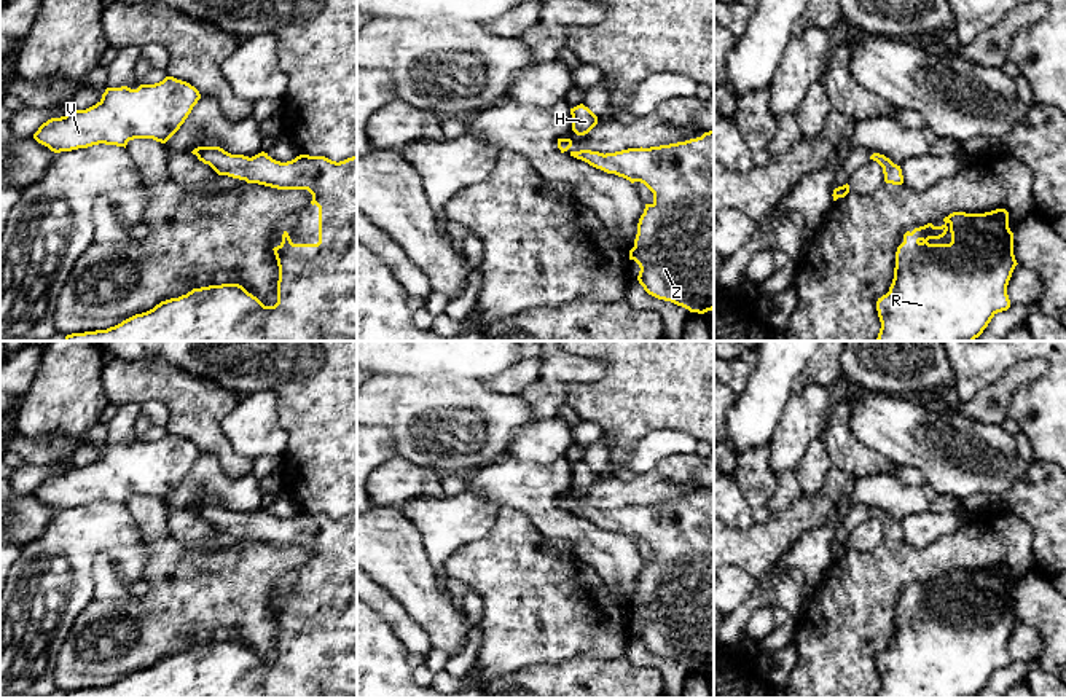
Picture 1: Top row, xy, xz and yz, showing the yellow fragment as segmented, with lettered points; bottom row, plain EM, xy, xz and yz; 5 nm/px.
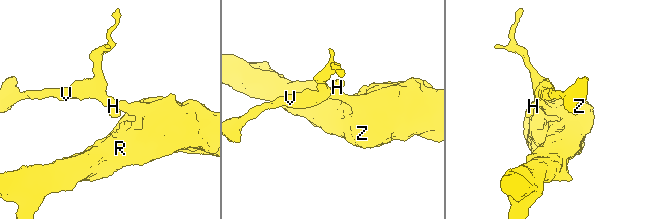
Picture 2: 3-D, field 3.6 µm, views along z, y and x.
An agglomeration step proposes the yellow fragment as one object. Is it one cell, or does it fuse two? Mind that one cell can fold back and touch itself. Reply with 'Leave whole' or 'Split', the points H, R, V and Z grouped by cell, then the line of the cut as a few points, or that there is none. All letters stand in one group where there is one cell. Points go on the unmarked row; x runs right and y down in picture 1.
Leave whole. Groups: H R V Z. No split

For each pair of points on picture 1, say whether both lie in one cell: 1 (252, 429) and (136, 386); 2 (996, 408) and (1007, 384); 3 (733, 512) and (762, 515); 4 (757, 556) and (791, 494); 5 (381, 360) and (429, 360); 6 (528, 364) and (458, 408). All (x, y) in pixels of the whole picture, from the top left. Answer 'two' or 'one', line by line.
1: two
2: one
3: two
4: two
5: one
6: two

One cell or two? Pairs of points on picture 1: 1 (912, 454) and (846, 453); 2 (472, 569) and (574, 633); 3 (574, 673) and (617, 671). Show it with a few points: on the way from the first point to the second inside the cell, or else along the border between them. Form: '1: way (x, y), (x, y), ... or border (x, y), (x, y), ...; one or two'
1: border (851, 431), (861, 442), (896, 464); two
2: way (497, 569), (505, 569), (544, 607), (548, 607); one
3: way (585, 673), (606, 673); one

